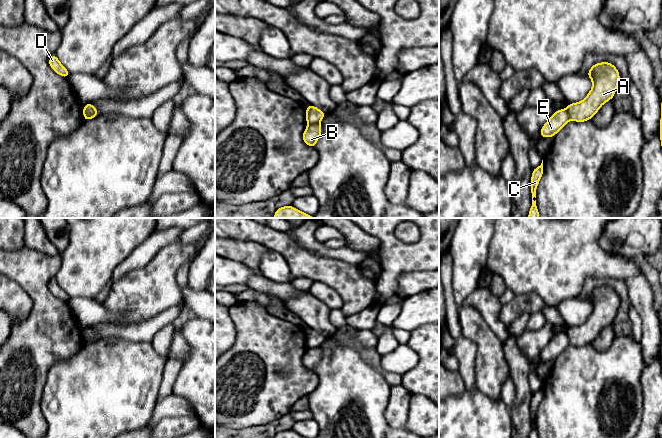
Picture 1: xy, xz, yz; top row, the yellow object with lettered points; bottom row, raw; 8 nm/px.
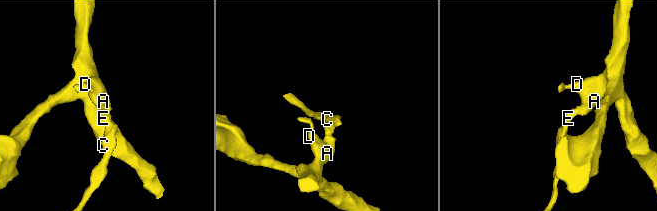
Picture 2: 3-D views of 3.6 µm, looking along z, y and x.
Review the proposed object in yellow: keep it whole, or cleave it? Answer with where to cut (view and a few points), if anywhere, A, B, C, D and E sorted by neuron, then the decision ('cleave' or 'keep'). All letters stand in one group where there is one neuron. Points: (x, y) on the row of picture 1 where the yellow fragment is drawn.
xz (318, 122), (308, 124) | A B D / C E | cleave

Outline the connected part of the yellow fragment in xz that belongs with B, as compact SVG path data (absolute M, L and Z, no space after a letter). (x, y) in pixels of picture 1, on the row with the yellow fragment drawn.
M308 124L303 132L302 139L304 143L312 148L315 148L318 139L322 135L322 128L318 124Z

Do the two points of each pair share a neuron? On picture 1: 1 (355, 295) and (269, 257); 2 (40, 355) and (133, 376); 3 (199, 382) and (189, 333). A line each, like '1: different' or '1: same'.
1: different
2: different
3: same

